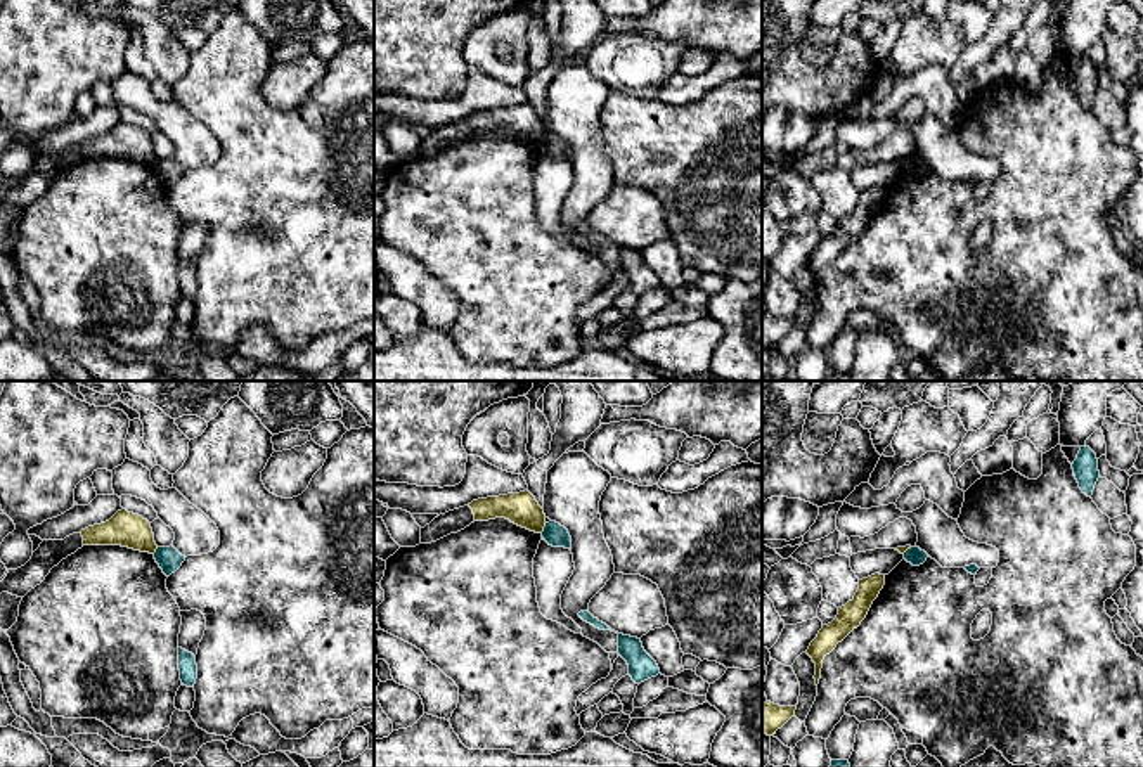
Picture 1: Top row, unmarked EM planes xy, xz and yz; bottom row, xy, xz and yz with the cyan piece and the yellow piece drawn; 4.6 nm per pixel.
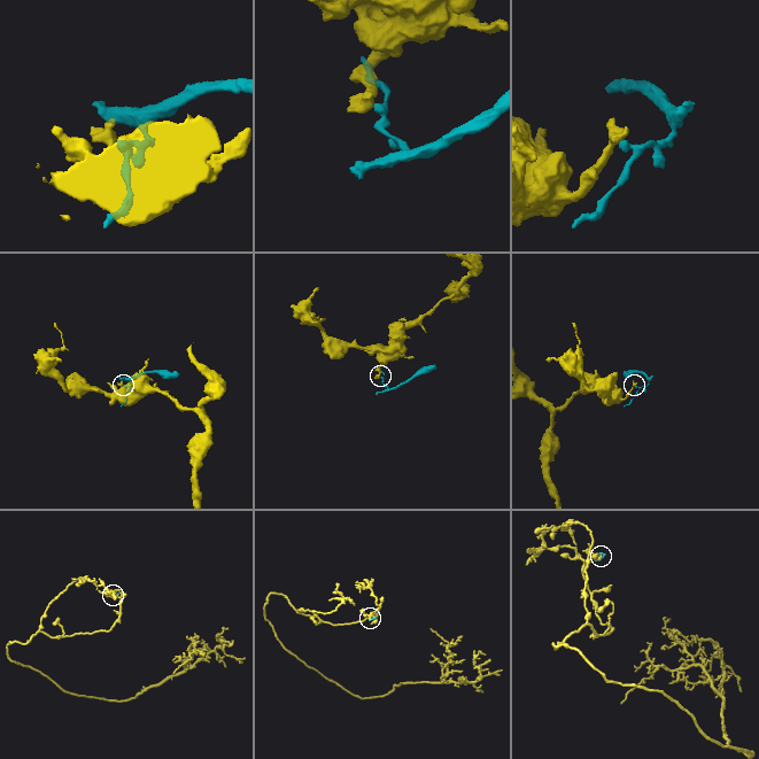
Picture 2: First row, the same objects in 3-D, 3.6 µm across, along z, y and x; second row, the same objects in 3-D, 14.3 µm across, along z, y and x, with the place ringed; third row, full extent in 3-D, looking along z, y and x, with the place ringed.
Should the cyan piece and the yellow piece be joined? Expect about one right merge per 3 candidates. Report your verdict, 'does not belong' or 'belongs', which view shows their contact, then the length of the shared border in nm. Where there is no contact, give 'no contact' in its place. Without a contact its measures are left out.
does not belong | xz | 50 nm

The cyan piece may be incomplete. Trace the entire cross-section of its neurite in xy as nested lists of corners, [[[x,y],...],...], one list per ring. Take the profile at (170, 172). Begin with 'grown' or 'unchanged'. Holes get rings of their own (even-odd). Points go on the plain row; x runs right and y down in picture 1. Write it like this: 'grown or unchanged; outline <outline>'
unchanged; outline [[[170,158],[170,159],[158,159],[154,164],[154,171],[163,182],[163,185],[170,189],[182,178],[185,168],[182,168],[173,158]]]

